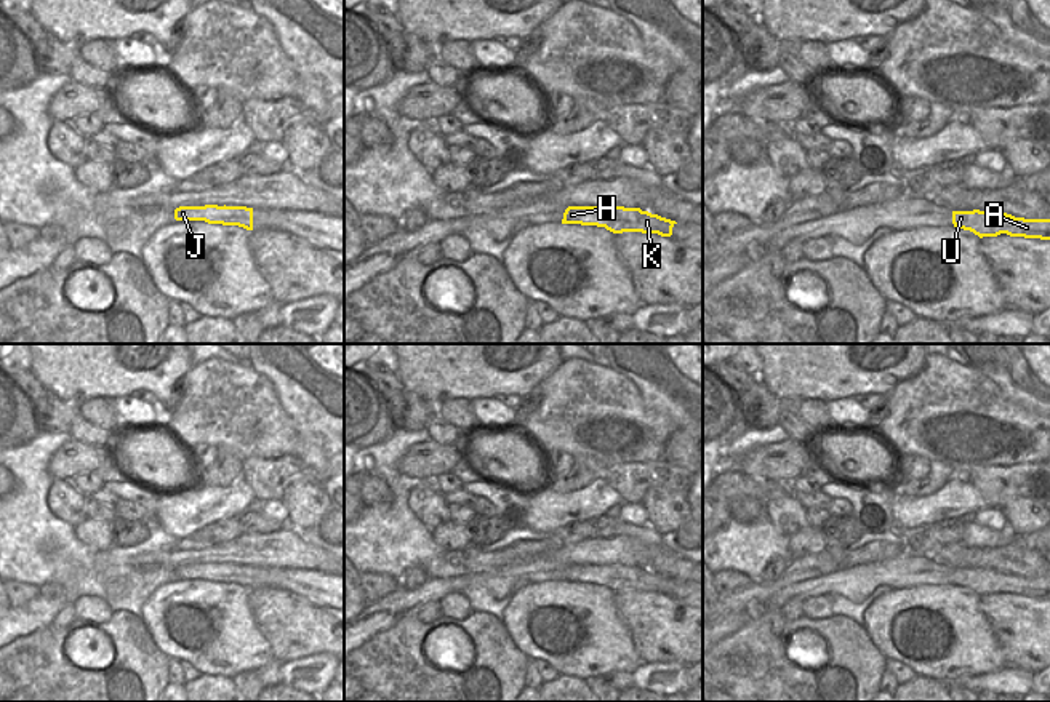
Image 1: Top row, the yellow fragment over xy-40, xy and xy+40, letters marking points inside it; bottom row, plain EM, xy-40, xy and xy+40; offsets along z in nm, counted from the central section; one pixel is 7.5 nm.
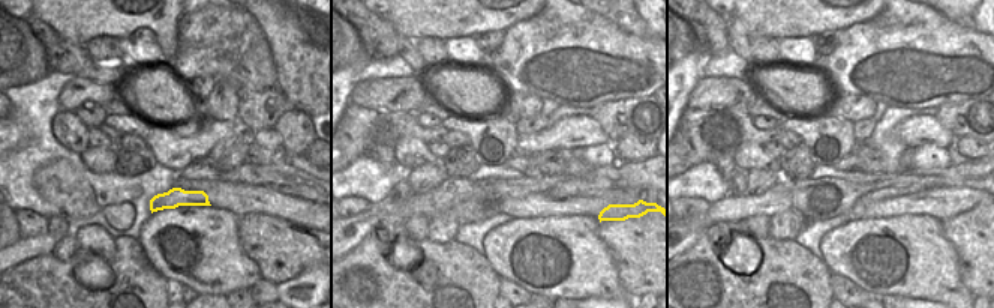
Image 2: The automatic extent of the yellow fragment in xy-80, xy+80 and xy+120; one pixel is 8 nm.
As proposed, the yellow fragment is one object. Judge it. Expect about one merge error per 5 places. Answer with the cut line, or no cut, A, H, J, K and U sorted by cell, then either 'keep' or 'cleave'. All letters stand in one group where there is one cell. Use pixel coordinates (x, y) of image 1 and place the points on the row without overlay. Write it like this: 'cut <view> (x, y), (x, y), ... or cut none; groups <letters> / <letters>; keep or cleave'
cut none; groups A H J K U; keep

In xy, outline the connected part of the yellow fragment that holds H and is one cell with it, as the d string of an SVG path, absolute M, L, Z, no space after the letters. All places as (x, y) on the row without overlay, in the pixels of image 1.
M568 564L562 582L581 582L605 585L613 592L642 590L671 595L675 579L624 564Z

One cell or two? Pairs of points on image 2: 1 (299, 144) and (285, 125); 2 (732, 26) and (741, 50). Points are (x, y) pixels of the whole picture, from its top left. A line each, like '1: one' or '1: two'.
1: one
2: one

